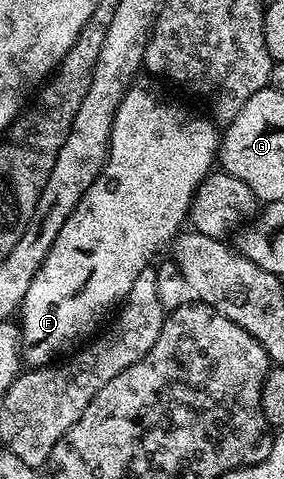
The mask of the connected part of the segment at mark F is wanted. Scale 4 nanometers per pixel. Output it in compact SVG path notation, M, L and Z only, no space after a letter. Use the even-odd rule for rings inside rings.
M131 88L126 91L114 117L112 132L110 133L110 153L106 165L102 168L102 173L99 174L98 179L90 185L88 192L84 192L84 196L78 201L76 208L72 212L72 216L68 216L64 228L60 228L60 236L56 236L56 240L52 244L52 248L48 252L44 264L40 264L36 276L32 276L32 284L28 284L28 290L24 292L24 298L20 307L20 318L22 314L22 322L20 321L20 358L27 367L41 368L51 365L51 363L57 359L54 357L56 357L65 346L75 345L74 347L77 347L83 340L89 339L91 335L95 333L94 325L96 325L110 309L113 311L116 304L126 299L128 292L132 288L132 284L136 284L136 276L140 276L140 272L151 265L150 257L152 257L157 250L164 249L165 246L167 249L167 247L173 243L174 239L178 237L183 227L187 225L190 201L194 198L198 187L202 185L202 182L209 177L215 169L219 141L219 127L215 125L209 117L203 116L203 118L201 118L200 115L193 114L192 111L185 110L182 106L173 106L170 102L161 102L150 90Z

